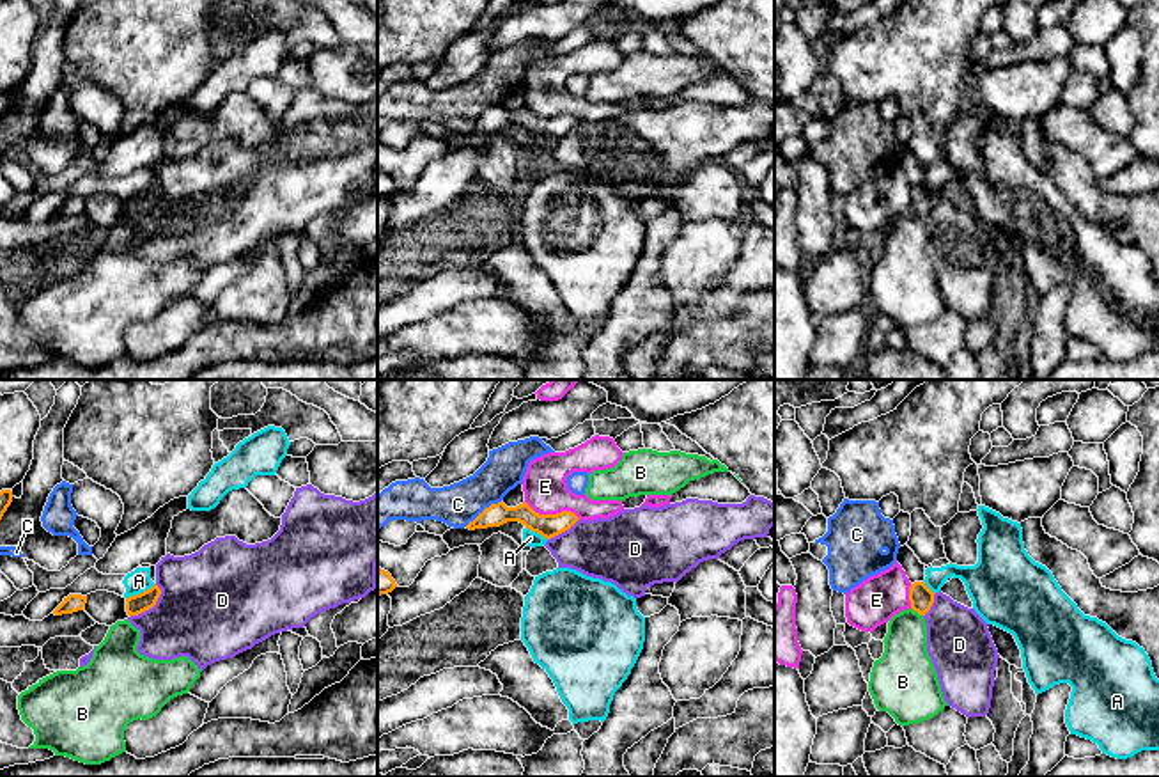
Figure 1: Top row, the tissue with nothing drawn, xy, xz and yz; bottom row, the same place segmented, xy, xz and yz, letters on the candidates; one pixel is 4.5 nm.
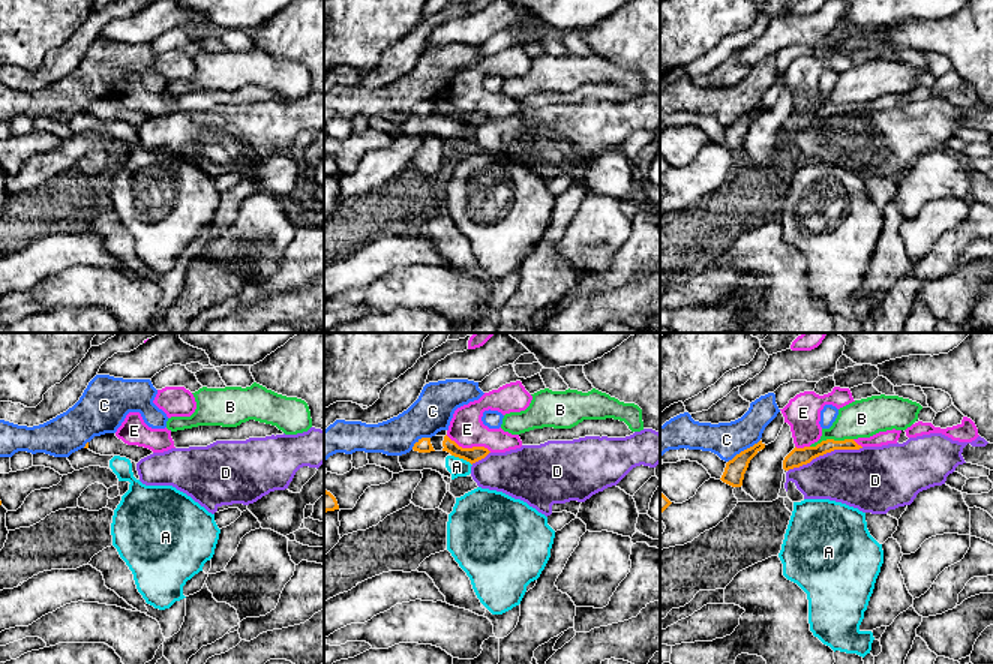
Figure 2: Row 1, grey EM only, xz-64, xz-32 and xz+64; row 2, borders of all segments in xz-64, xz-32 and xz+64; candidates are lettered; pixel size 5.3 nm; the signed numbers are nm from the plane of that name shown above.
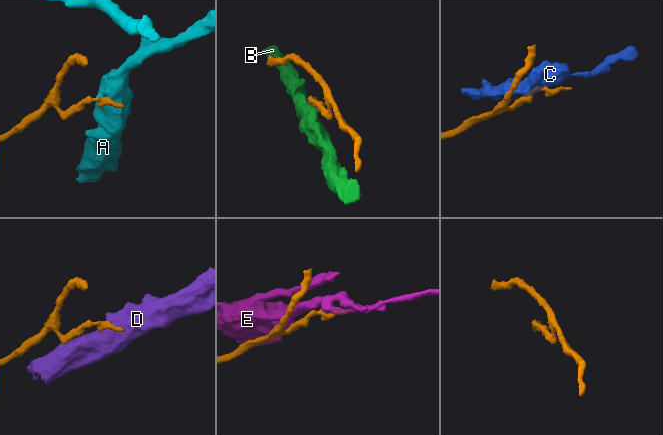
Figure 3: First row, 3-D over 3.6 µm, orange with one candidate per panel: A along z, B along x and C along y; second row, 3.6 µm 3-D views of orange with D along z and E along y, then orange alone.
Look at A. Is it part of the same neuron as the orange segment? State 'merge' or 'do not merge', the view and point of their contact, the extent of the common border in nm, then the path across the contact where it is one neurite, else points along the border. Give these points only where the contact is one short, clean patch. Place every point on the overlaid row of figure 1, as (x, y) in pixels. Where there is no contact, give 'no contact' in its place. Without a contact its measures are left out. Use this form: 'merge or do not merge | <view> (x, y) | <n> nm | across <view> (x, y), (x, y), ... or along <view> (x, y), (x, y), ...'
do not merge | xy (140, 593) | 150 nm | along xy (155, 584), (126, 598)

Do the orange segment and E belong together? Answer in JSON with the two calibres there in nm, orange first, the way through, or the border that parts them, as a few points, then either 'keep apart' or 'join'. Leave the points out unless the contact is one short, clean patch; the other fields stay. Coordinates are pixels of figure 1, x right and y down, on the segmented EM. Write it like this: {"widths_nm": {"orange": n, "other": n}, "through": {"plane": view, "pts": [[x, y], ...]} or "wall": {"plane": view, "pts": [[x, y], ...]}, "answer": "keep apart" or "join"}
{"widths_nm": {"orange": 110, "other": 200}, "wall": {"plane": "xz", "pts": [[525, 501], [539, 513], [573, 511], [580, 518]]}, "answer": "keep apart"}

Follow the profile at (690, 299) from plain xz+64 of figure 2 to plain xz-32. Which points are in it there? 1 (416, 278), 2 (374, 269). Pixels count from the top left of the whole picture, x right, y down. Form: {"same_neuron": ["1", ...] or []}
{"same_neuron": ["1"]}

